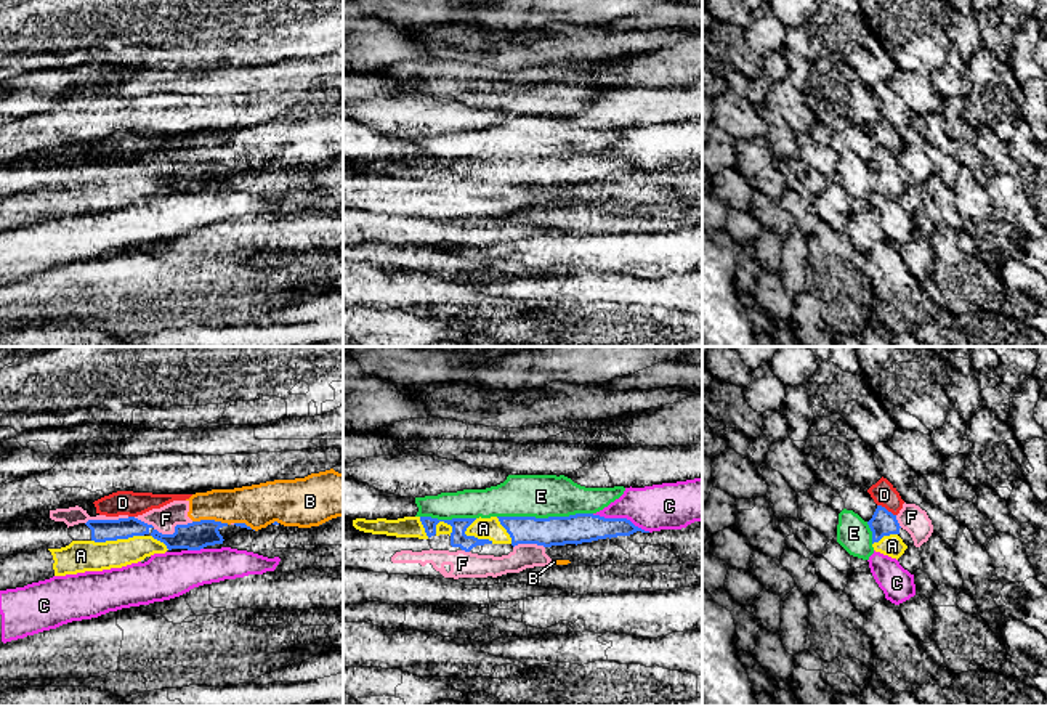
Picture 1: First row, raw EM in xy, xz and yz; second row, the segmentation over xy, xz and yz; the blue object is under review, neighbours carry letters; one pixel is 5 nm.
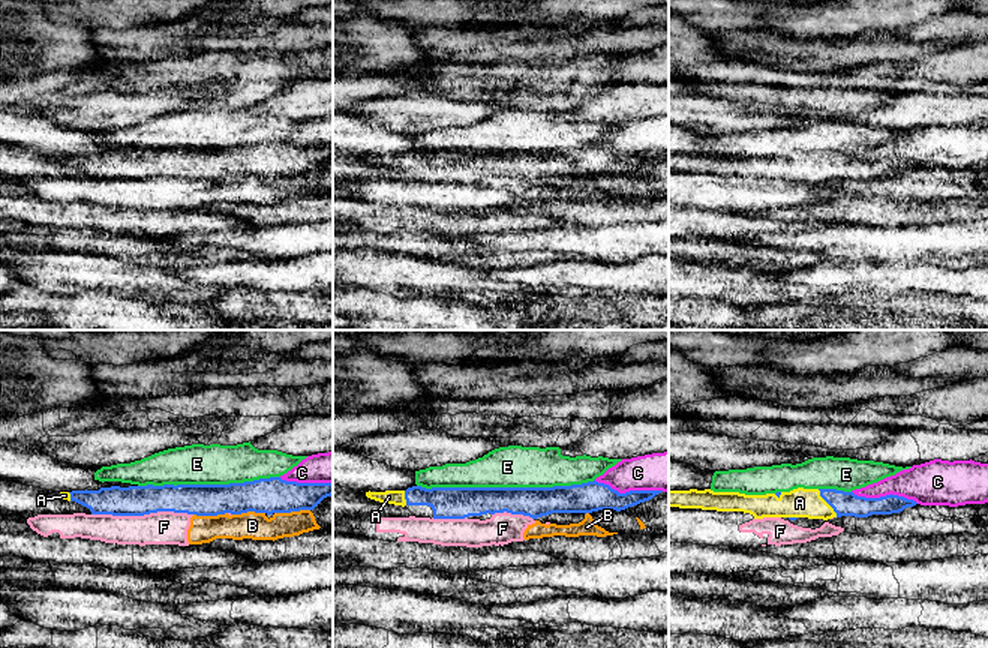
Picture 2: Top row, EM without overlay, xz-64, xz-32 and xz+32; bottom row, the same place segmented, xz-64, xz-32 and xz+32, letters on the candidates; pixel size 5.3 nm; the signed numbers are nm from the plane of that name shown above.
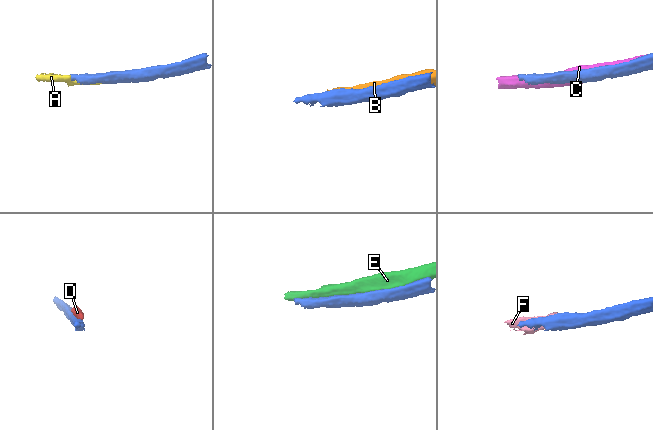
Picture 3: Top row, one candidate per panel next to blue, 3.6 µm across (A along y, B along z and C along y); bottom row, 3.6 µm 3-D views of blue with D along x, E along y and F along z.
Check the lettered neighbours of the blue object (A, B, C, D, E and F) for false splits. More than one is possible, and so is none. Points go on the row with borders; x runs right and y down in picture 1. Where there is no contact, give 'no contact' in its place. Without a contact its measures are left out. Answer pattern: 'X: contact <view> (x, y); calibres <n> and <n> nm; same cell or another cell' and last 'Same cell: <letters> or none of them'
A: contact xy (117, 538); calibres 110 and 160 nm; same cell
B: contact xy (210, 520); calibres 140 and 220 nm; another cell
C: contact xz (621, 519); calibres 150 and 240 nm; another cell
D: contact yz (885, 509); calibres 130 and 120 nm; another cell
E: contact xz (544, 519); calibres 150 and 220 nm; another cell
F: contact xy (165, 535); calibres 140 and 120 nm; another cell
Same cell: A

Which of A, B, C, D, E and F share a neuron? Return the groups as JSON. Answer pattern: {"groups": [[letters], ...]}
{"groups": [["A"], ["B", "F"], ["C"], ["D"], ["E"]]}

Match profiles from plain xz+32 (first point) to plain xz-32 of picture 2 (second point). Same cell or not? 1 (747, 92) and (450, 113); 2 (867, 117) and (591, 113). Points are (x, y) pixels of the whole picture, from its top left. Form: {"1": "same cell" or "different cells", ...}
{"1": "different cells", "2": "same cell"}

